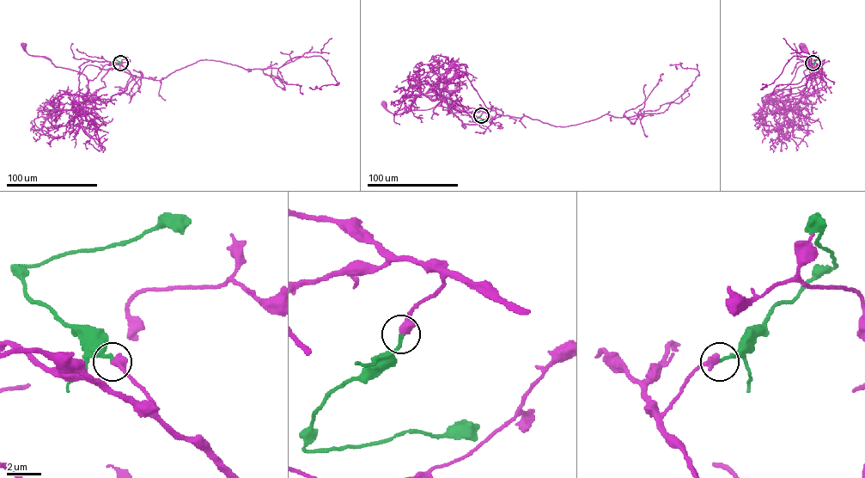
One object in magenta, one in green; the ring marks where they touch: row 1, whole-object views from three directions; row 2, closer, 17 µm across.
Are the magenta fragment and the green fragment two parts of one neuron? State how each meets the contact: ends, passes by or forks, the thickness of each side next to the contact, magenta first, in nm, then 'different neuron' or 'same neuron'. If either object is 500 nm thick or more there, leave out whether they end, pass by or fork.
calibres 500 and 200 nm; same neuron

